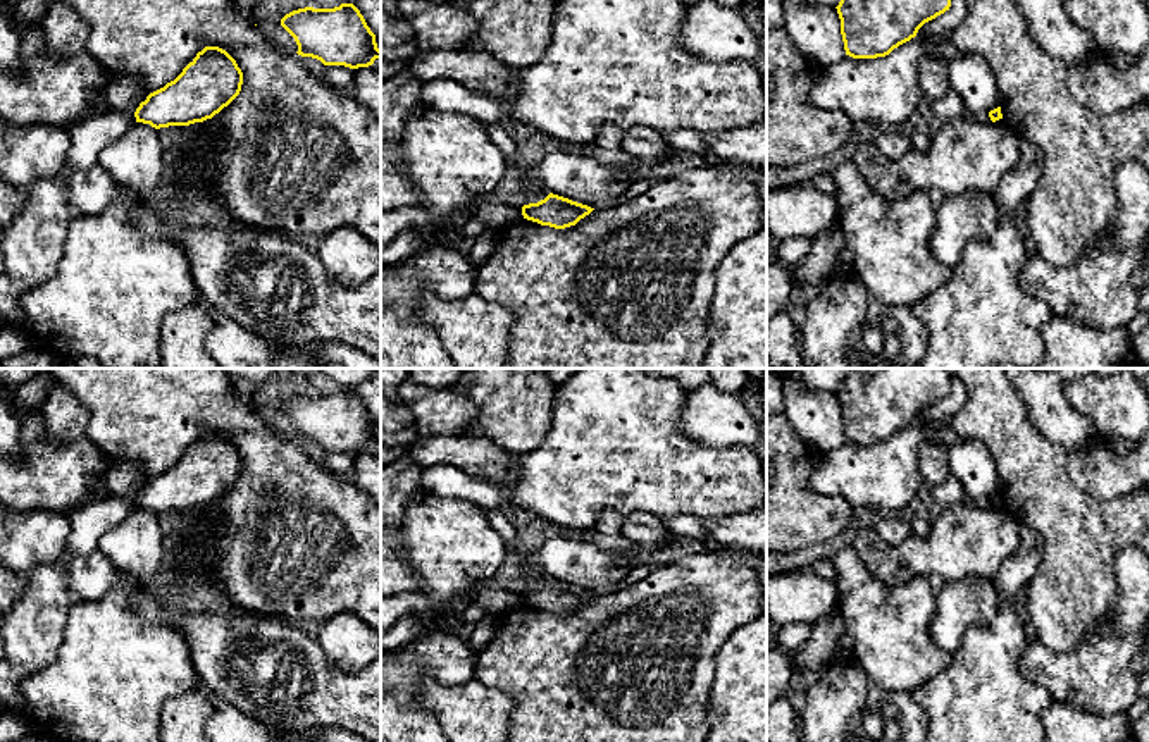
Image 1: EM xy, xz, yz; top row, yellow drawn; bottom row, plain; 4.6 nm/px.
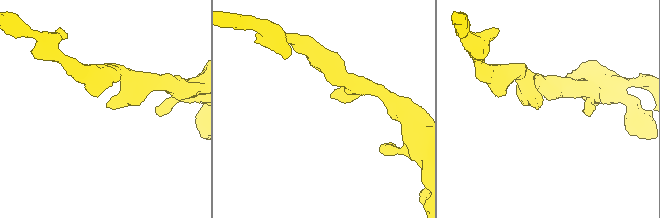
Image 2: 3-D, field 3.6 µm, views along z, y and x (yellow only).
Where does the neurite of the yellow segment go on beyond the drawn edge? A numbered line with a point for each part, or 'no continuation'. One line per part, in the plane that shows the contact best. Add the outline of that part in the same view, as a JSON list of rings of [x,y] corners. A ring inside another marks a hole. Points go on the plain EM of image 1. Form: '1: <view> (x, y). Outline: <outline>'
no continuation

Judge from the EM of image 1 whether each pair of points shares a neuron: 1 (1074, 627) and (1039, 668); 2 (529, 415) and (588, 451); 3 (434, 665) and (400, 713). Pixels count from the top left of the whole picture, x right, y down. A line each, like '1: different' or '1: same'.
1: different
2: different
3: same

